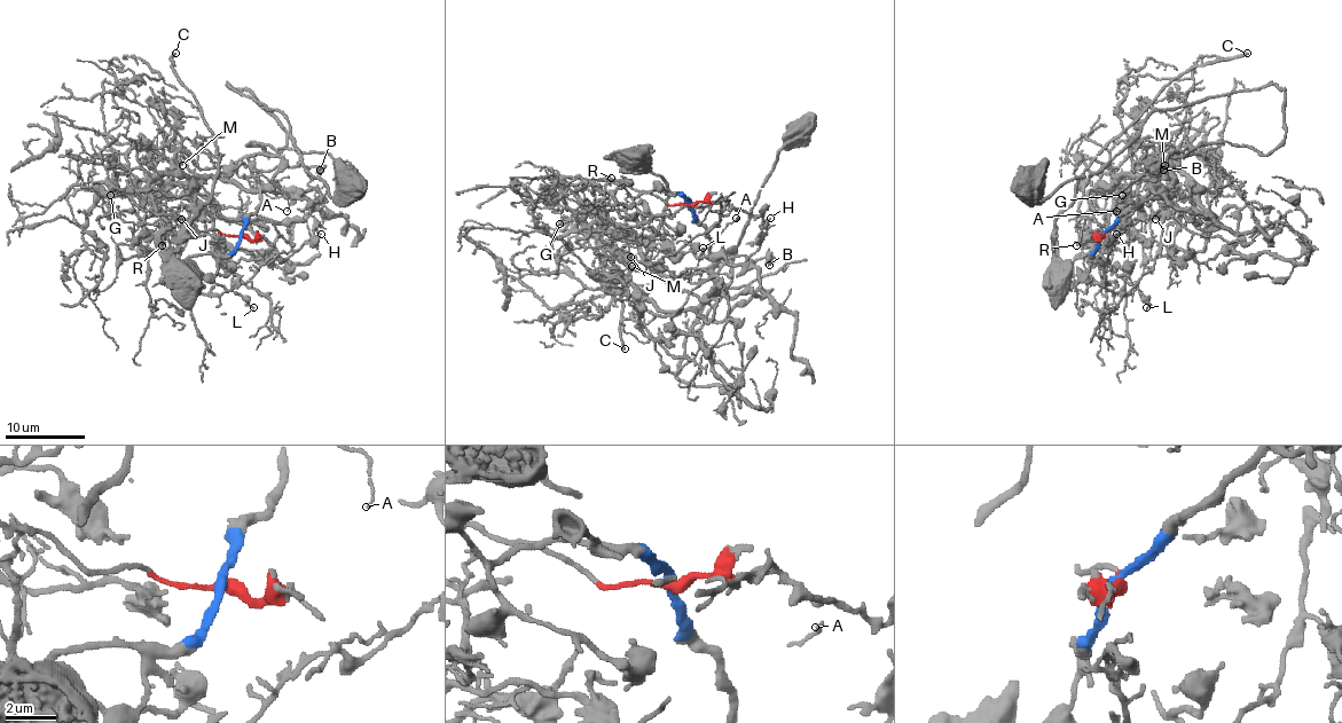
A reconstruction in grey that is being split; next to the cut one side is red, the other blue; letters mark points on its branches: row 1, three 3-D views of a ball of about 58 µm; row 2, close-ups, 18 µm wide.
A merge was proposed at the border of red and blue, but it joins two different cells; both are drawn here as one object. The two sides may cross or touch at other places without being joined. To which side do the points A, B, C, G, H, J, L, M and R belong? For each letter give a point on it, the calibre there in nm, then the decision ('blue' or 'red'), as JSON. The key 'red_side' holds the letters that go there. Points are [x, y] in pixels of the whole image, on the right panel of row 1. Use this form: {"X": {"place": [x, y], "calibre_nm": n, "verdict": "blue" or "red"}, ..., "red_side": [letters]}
{"A": {"place": [1116, 211], "calibre_nm": 80, "verdict": "blue"}, "B": {"place": [1163, 170], "calibre_nm": 600, "verdict": "blue"}, "C": {"place": [1247, 53], "calibre_nm": 260, "verdict": "blue"}, "G": {"place": [1122, 195], "calibre_nm": 120, "verdict": "red"}, "H": {"place": [1116, 234], "calibre_nm": 100, "verdict": "blue"}, "J": {"place": [1155, 219], "calibre_nm": 130, "verdict": "red"}, "L": {"place": [1146, 307], "calibre_nm": 150, "verdict": "blue"}, "M": {"place": [1164, 165], "calibre_nm": 130, "verdict": "red"}, "R": {"place": [1076, 245], "calibre_nm": 180, "verdict": "red"}, "red_side": ["G", "J", "M", "R"]}

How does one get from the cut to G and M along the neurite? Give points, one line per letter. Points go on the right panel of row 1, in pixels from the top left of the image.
G: (1104, 236), (1077, 214), (1077, 202), (1109, 174), (1114, 182), (1136, 194), (1122, 194)
M: (1104, 236), (1077, 214), (1077, 202), (1104, 174), (1128, 191), (1155, 158), (1163, 164)

